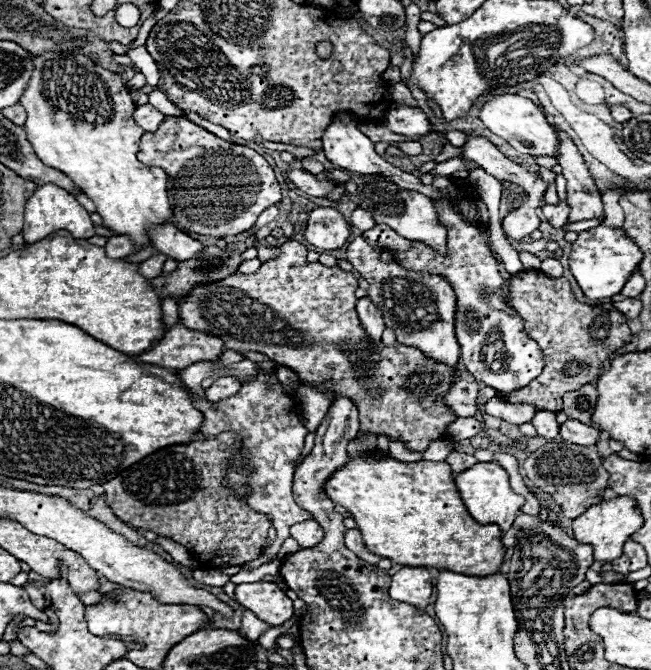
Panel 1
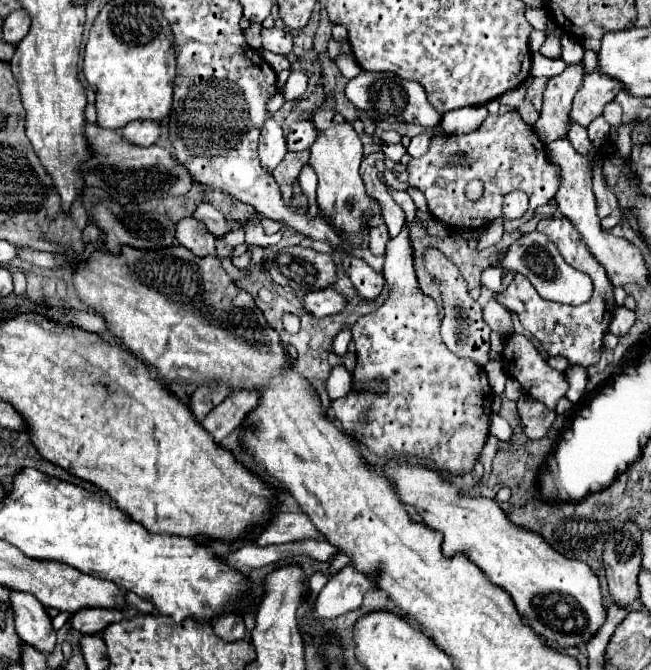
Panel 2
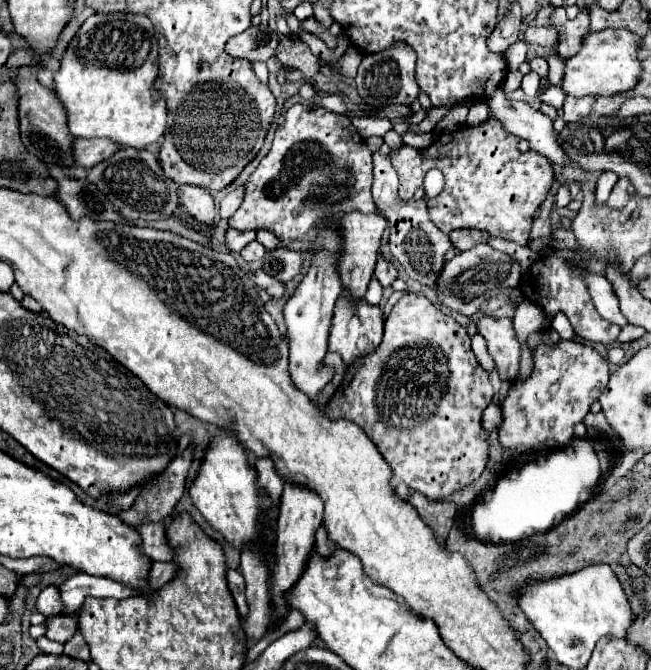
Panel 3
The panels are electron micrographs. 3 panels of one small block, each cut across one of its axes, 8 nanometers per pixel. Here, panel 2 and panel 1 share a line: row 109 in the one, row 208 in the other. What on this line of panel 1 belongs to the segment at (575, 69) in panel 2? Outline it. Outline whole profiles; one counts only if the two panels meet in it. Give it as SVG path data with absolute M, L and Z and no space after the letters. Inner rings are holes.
M558 202L558 204L544 204L542 206L542 214L546 216L546 220L554 226L554 228L562 228L568 222L568 214L570 214L570 206L566 202Z

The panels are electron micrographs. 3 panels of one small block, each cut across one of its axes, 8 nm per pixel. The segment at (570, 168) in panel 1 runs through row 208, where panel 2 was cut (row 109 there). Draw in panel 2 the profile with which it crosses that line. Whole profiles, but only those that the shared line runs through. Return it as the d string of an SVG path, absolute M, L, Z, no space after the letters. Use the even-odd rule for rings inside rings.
M600 70L584 76L584 82L572 102L570 120L586 128L596 116L602 114L604 106L612 102L620 90L620 80L612 80L612 76L604 76Z

